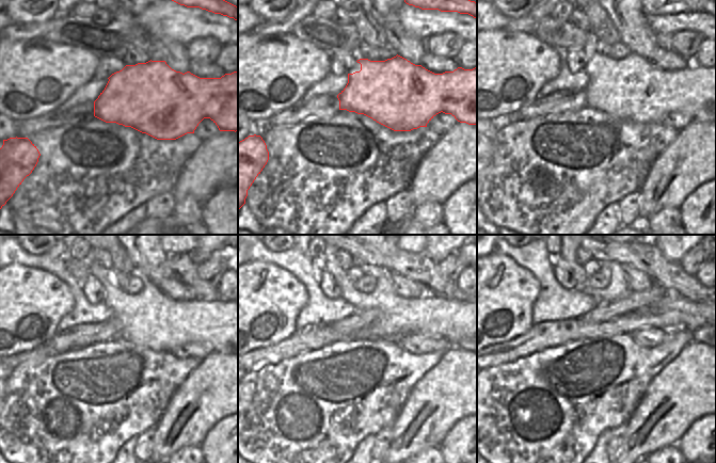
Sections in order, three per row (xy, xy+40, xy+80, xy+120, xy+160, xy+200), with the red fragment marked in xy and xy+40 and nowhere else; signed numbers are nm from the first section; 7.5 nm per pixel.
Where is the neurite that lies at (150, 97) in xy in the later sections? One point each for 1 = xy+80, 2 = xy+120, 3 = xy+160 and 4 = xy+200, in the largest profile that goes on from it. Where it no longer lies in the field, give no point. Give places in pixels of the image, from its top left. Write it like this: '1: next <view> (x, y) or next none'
1: next xy+80 (632, 88)
2: next xy+120 (153, 320)
3: next xy+160 (455, 321)
4: next xy+200 (694, 312)

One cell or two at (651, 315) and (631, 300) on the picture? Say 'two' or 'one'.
two

